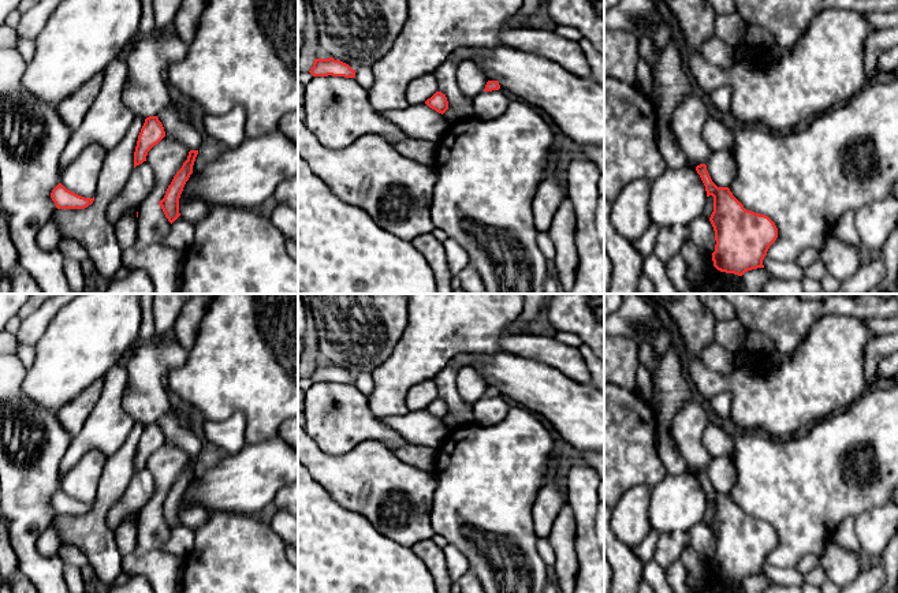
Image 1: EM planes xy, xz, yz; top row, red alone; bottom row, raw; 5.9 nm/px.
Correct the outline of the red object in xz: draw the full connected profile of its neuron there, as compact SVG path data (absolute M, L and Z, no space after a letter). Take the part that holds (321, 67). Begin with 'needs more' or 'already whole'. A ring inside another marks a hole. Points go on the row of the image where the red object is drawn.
already whole; M314 59L313 67L309 71L313 77L344 77L344 78L355 78L355 70L353 70L349 64L329 59Z

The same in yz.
already whole; M705 164L696 167L707 197L713 197L709 221L715 231L713 266L726 273L742 276L745 272L764 268L763 260L778 238L775 223L765 215L746 210L729 187L718 187Z

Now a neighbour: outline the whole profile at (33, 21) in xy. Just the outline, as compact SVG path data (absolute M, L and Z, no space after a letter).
M40 0L33 8L23 12L16 27L19 36L34 41L62 1L63 0Z

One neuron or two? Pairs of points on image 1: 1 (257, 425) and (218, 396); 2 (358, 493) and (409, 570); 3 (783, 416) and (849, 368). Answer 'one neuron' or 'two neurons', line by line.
1: one neuron
2: two neurons
3: one neuron

